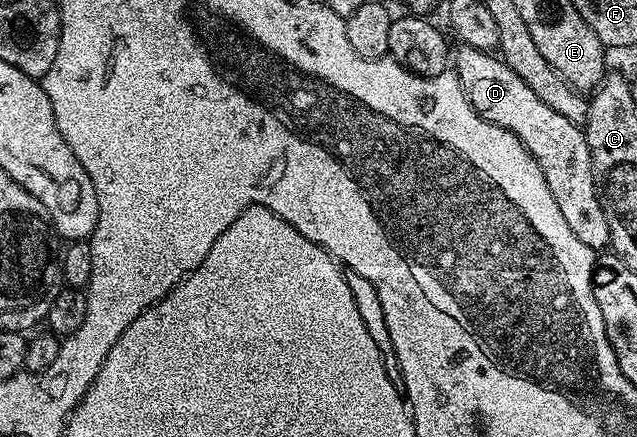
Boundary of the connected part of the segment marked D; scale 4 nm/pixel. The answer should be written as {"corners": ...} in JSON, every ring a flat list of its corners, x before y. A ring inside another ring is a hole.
{"corners":[[461,45,458,50,455,72,473,110,483,120,514,133,523,147,527,147,543,171,543,179,547,179,547,187,551,187,551,195,555,195,555,203,559,203,559,211,571,232,594,251,608,250,607,215,603,215,603,207,597,198,591,151,587,147,584,128,551,111,551,107,547,107,547,103,543,103,543,99,539,99,539,95,535,95,535,91,531,91,531,87,527,87,527,83,523,83,500,56,470,45]]}

